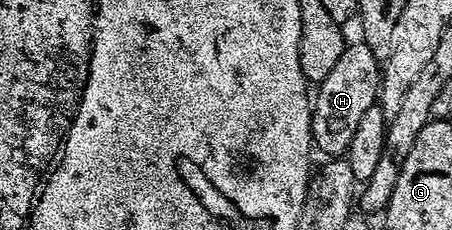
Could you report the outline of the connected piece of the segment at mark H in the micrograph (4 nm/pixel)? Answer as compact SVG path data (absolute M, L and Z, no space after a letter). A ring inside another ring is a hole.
M357 39L355 43L346 44L343 55L335 63L335 68L327 74L327 79L319 82L315 96L311 101L313 111L313 144L322 149L329 159L337 159L348 154L351 139L367 107L378 104L381 88L382 62L367 47L365 42Z

